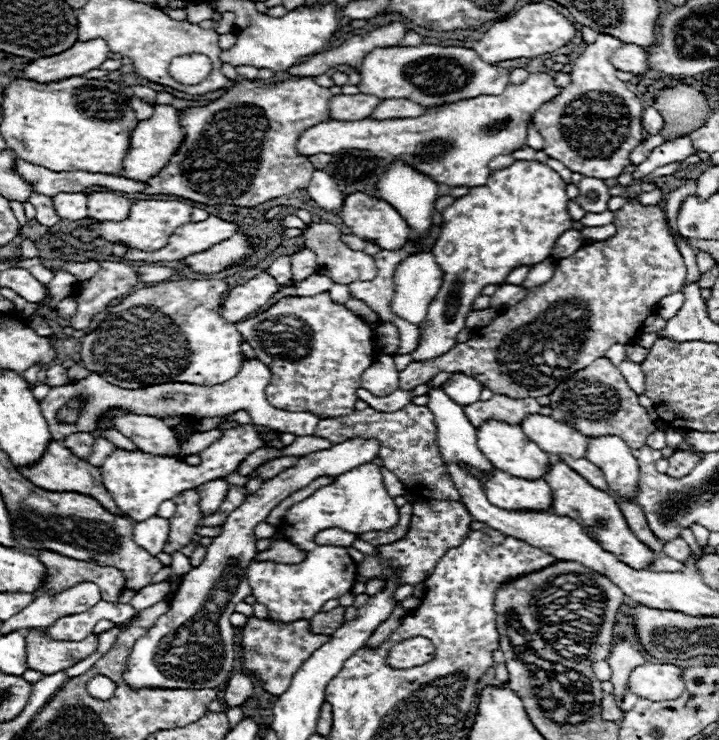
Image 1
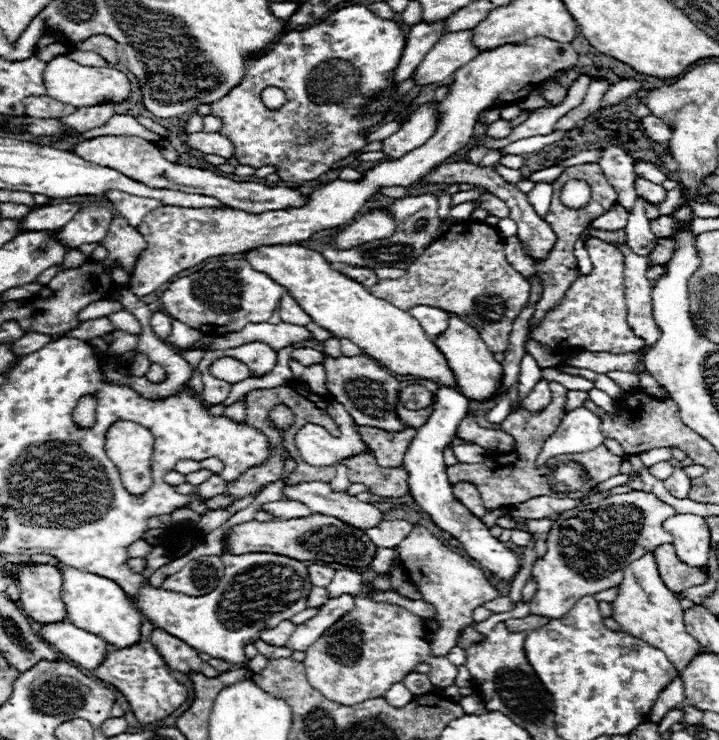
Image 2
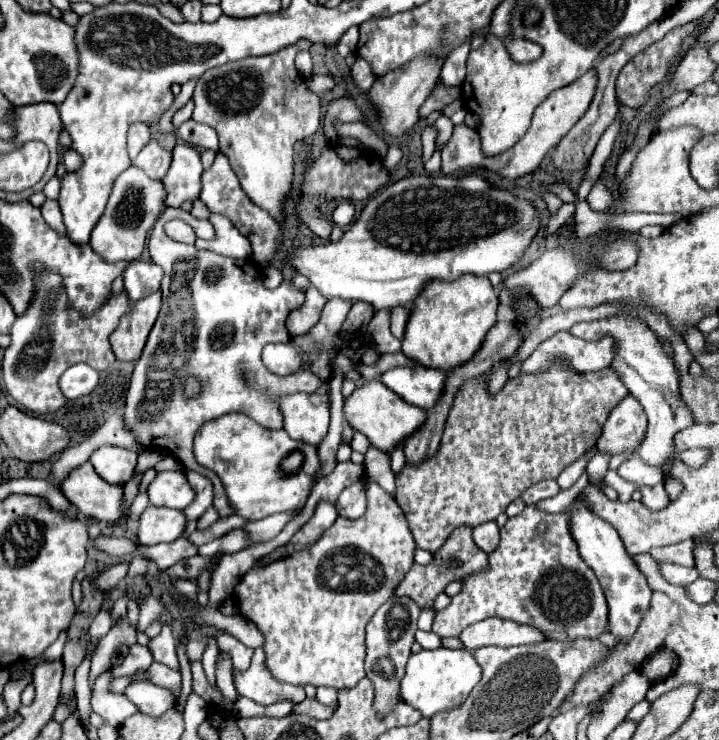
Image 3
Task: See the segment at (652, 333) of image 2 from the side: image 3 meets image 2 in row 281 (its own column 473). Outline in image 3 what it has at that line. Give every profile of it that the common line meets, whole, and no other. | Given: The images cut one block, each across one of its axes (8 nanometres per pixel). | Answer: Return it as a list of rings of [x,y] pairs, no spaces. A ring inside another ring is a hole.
[[[488,618],[468,626],[460,640],[466,650],[476,650],[482,646],[520,646],[520,644],[538,644],[544,642],[546,636],[532,626],[508,622],[502,618]]]

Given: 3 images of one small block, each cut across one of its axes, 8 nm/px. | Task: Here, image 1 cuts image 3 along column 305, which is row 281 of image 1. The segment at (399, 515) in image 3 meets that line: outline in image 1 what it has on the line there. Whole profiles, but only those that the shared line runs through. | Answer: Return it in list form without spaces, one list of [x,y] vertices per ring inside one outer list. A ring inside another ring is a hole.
[[[637,197],[630,198],[630,202],[614,212],[614,224],[618,228],[616,236],[604,242],[586,244],[576,254],[558,260],[550,282],[530,288],[522,302],[506,308],[490,326],[476,328],[468,342],[456,344],[436,360],[408,364],[400,372],[400,388],[414,390],[418,384],[426,384],[438,372],[462,372],[476,378],[494,394],[506,394],[510,398],[538,398],[550,394],[556,384],[564,382],[568,376],[572,376],[572,372],[578,372],[596,358],[602,358],[612,344],[632,342],[644,320],[656,312],[658,300],[684,288],[686,266],[682,254],[676,248],[666,216],[658,205],[642,206]]]

